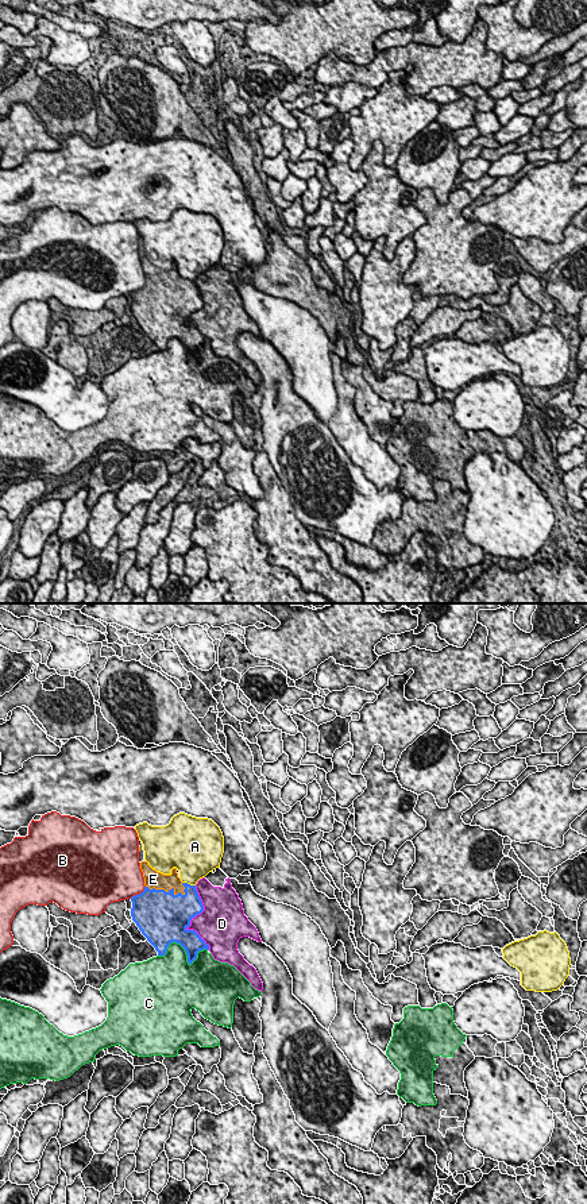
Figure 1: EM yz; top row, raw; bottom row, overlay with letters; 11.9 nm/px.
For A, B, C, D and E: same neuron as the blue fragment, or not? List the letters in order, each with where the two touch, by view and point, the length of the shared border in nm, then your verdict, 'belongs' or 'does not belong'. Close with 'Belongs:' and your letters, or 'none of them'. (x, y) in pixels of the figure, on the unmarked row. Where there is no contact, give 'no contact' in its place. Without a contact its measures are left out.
A: yz (189, 280) | 170 nm | does not belong
B: yz (139, 289) | 240 nm | does not belong
C: yz (185, 346) | 600 nm | does not belong
D: yz (193, 312) | 800 nm | does not belong
E: yz (165, 286) | 480 nm | belongs
Belongs: E

